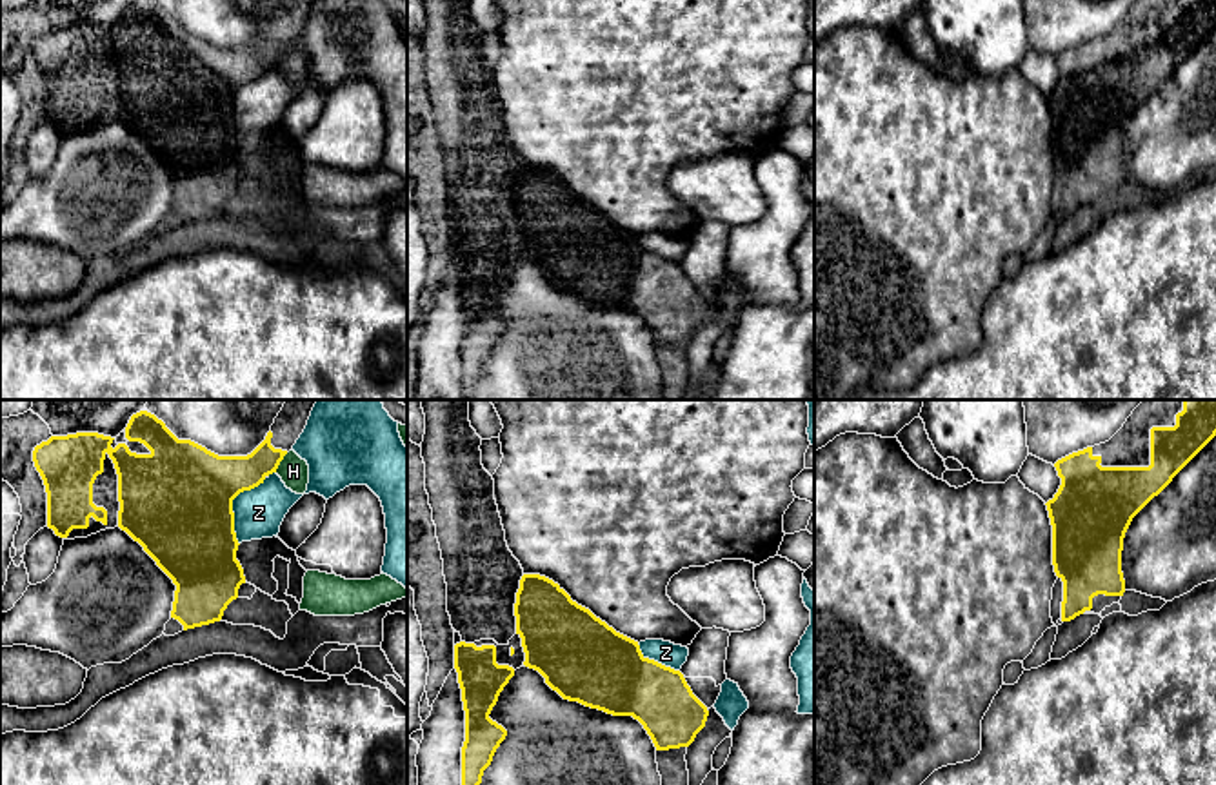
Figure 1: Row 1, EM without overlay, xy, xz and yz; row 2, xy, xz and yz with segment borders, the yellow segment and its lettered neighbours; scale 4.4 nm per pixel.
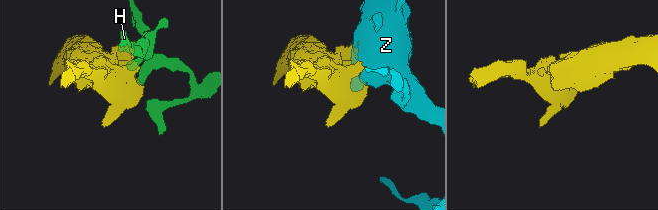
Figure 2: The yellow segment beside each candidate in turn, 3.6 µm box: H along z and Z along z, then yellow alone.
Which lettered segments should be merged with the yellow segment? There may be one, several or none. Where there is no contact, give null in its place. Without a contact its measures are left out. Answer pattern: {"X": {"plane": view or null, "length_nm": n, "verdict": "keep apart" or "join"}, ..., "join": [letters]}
{"H": {"plane": "xy", "length_nm": 110, "verdict": "keep apart"}, "Z": {"plane": "xy", "length_nm": 320, "verdict": "keep apart"}, "join": []}

